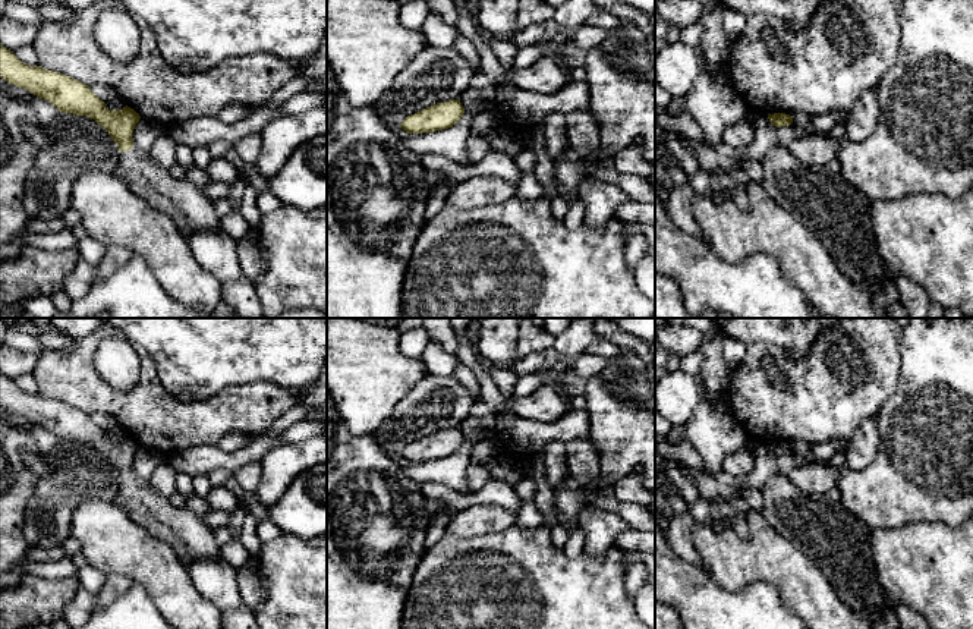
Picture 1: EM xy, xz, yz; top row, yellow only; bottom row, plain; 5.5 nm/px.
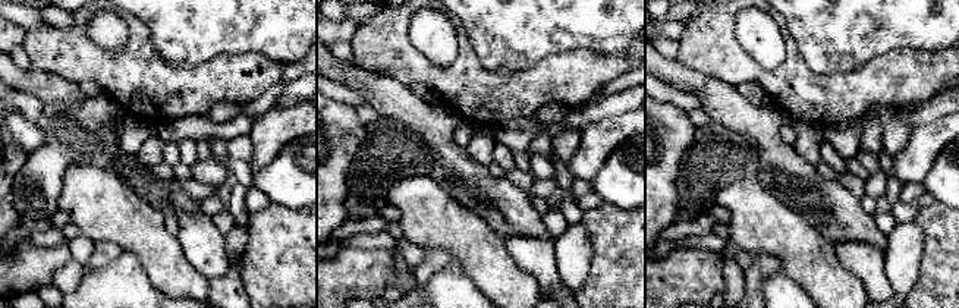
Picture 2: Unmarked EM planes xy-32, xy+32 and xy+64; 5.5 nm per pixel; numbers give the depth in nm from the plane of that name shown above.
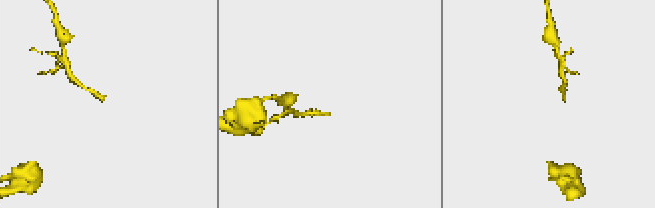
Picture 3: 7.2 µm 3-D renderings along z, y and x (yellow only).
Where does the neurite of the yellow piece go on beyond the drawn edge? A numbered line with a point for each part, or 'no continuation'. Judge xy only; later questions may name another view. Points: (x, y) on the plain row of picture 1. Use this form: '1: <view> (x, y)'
1: xy (185, 531)

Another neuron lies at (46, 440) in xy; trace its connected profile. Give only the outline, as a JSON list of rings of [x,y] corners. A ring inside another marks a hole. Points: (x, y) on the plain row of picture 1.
[[[40,425],[22,431],[34,438],[38,452],[42,455],[50,453],[59,443],[59,438],[51,431]]]

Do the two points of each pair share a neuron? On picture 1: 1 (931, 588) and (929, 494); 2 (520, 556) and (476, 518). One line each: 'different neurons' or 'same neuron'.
1: different neurons
2: different neurons

